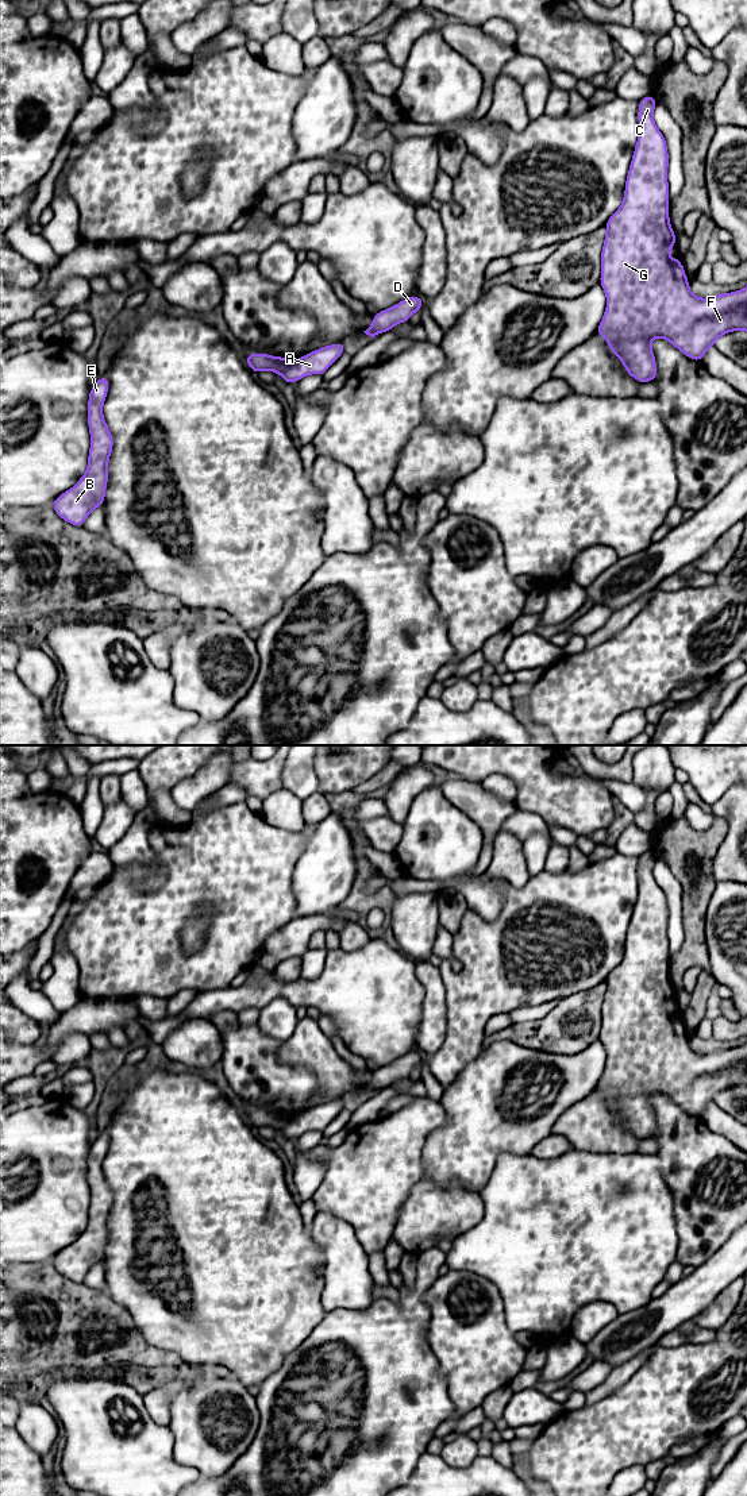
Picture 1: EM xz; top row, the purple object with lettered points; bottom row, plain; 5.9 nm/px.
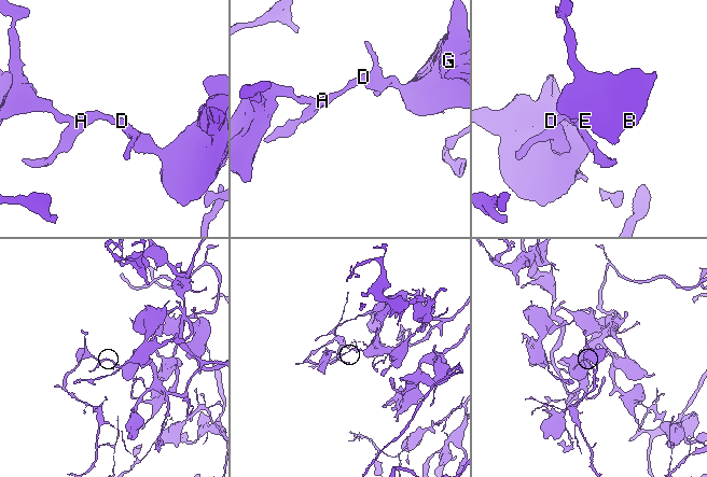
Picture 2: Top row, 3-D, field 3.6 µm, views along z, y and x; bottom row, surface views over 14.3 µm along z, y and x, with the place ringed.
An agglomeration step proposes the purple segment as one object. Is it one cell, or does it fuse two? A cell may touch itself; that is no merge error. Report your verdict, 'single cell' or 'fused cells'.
fused cells

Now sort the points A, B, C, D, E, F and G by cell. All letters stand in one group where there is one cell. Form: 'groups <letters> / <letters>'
groups A C D F G / B E

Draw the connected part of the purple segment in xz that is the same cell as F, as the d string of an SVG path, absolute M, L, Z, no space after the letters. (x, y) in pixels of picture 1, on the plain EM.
M651 849L639 856L639 894L625 934L623 960L611 971L604 983L607 991L601 1006L601 1033L598 1037L607 1052L607 1065L596 1091L608 1096L609 1106L623 1118L624 1126L640 1140L651 1138L658 1133L655 1111L650 1103L654 1094L665 1094L688 1114L701 1118L706 1106L715 1103L717 1094L731 1087L747 1087L747 1042L732 1049L698 1054L689 1045L689 1034L681 1015L667 1014L671 1003L677 1003L677 991L669 973L667 901L652 874L656 860L656 855Z

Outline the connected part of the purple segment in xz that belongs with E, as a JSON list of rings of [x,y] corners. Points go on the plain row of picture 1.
[[[105,1130],[91,1144],[88,1156],[88,1184],[91,1204],[88,1223],[80,1237],[59,1250],[51,1262],[66,1279],[84,1283],[91,1268],[104,1261],[108,1241],[108,1217],[113,1204],[113,1194],[103,1172],[109,1136]]]

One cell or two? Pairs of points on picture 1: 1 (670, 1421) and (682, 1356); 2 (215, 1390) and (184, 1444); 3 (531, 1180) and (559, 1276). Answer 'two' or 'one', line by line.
1: one
2: one
3: one

